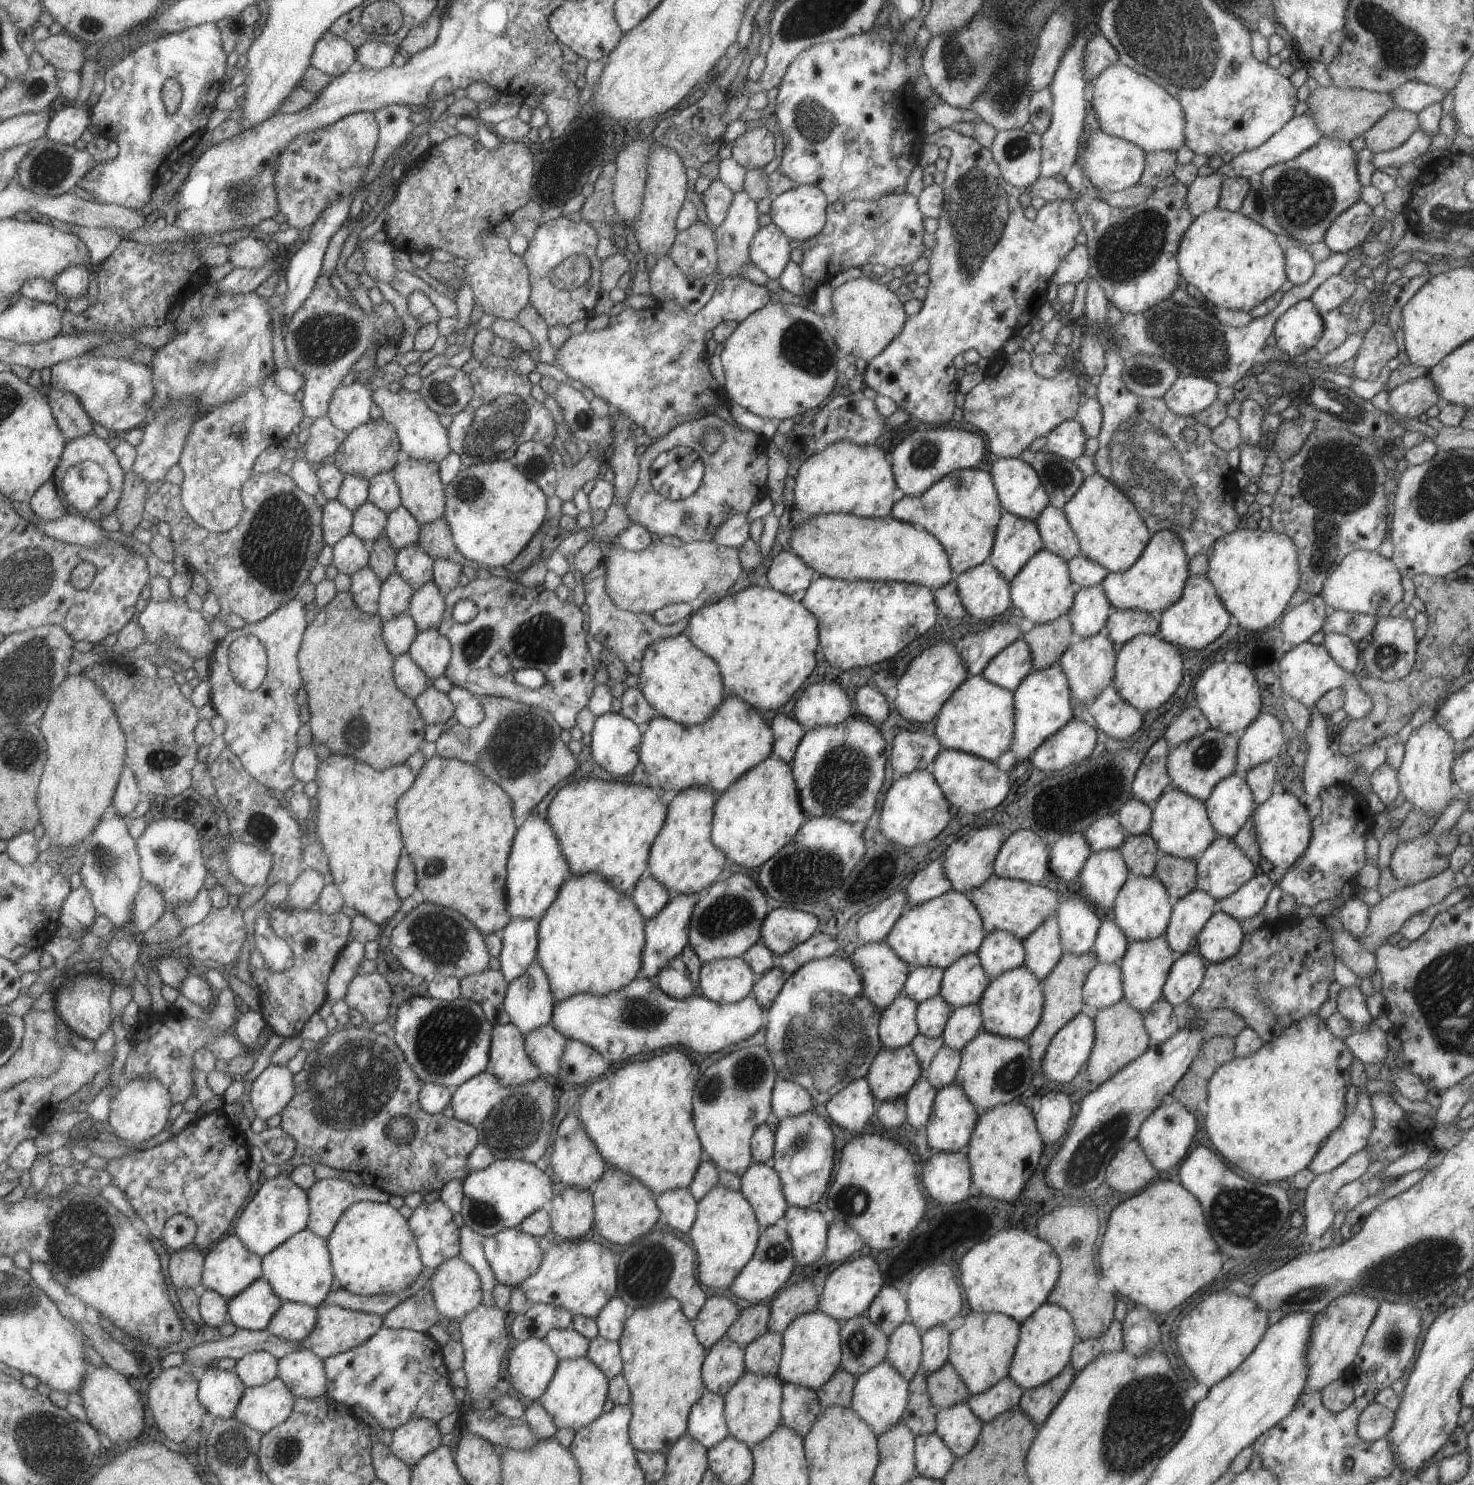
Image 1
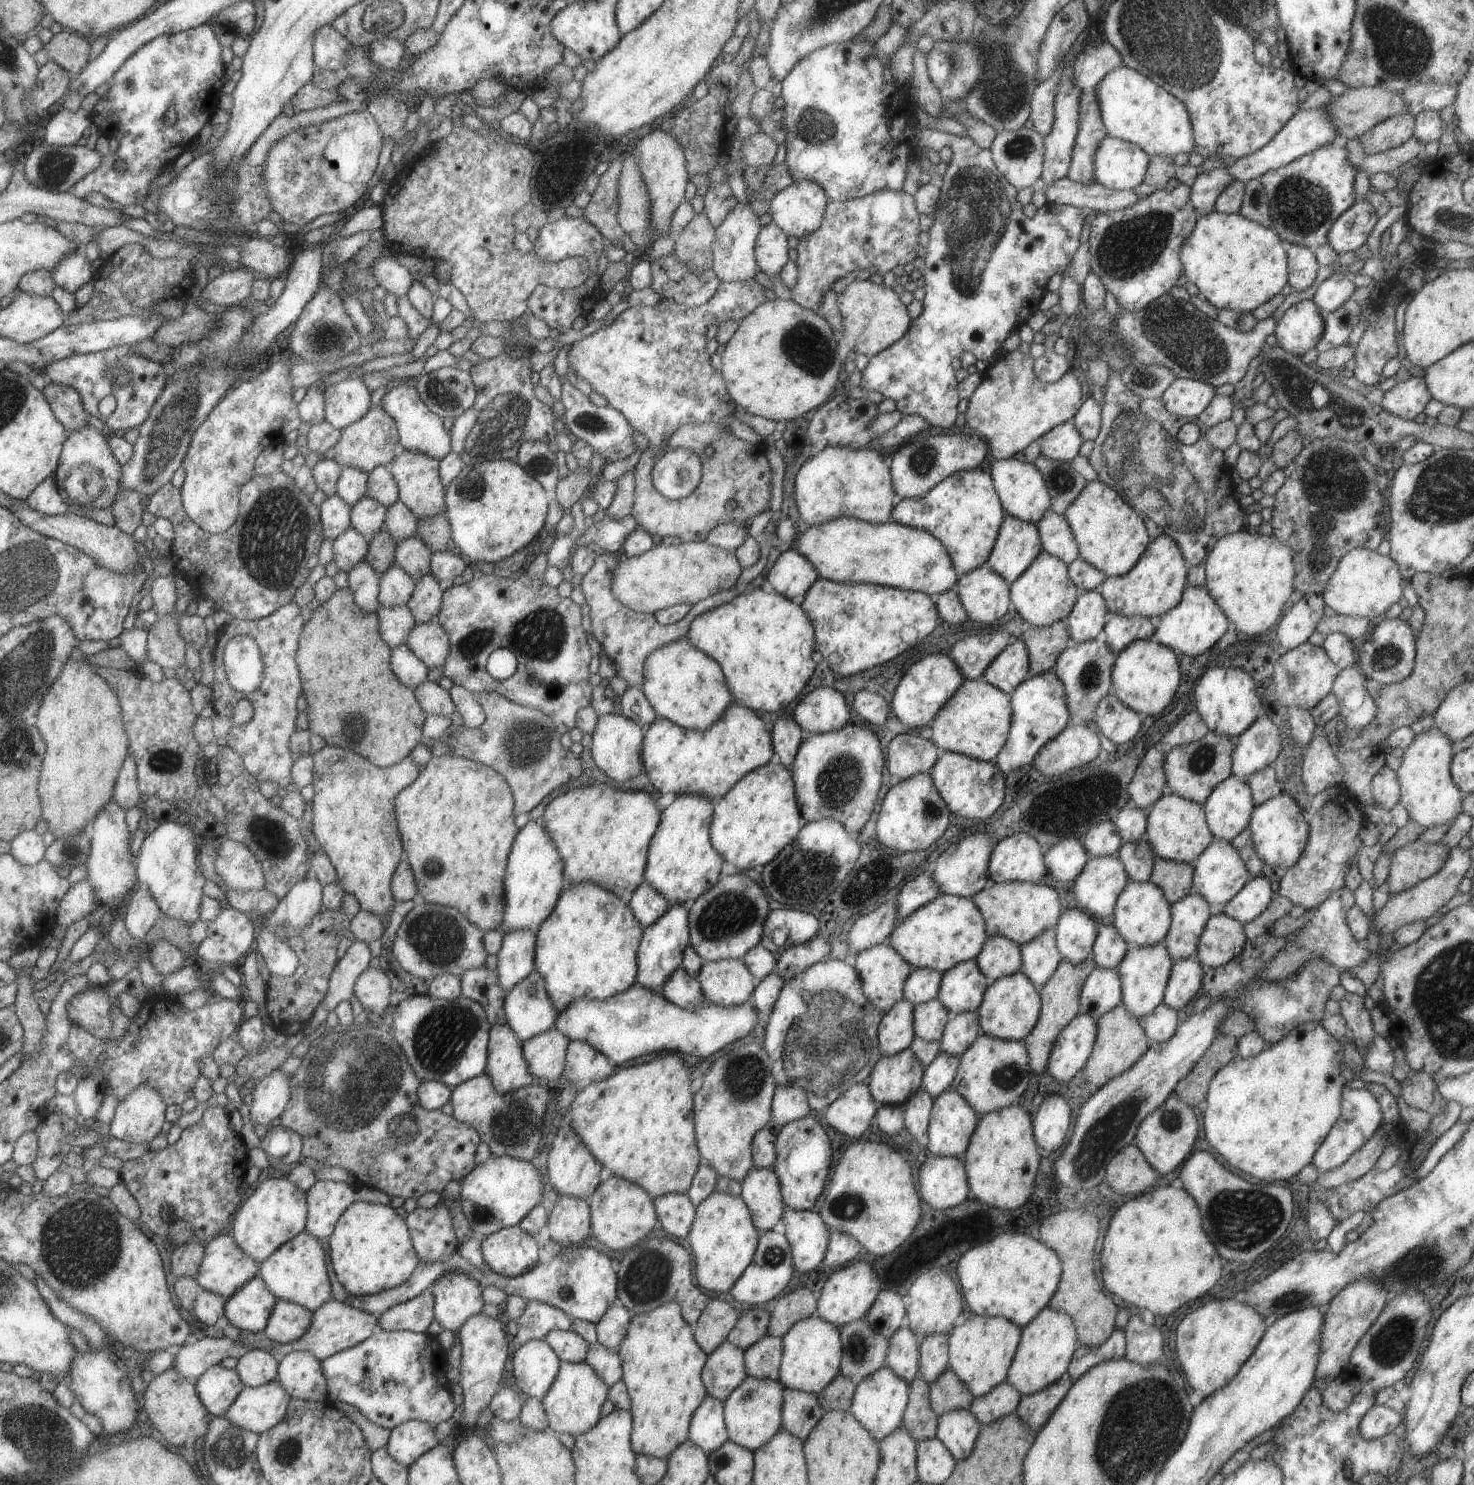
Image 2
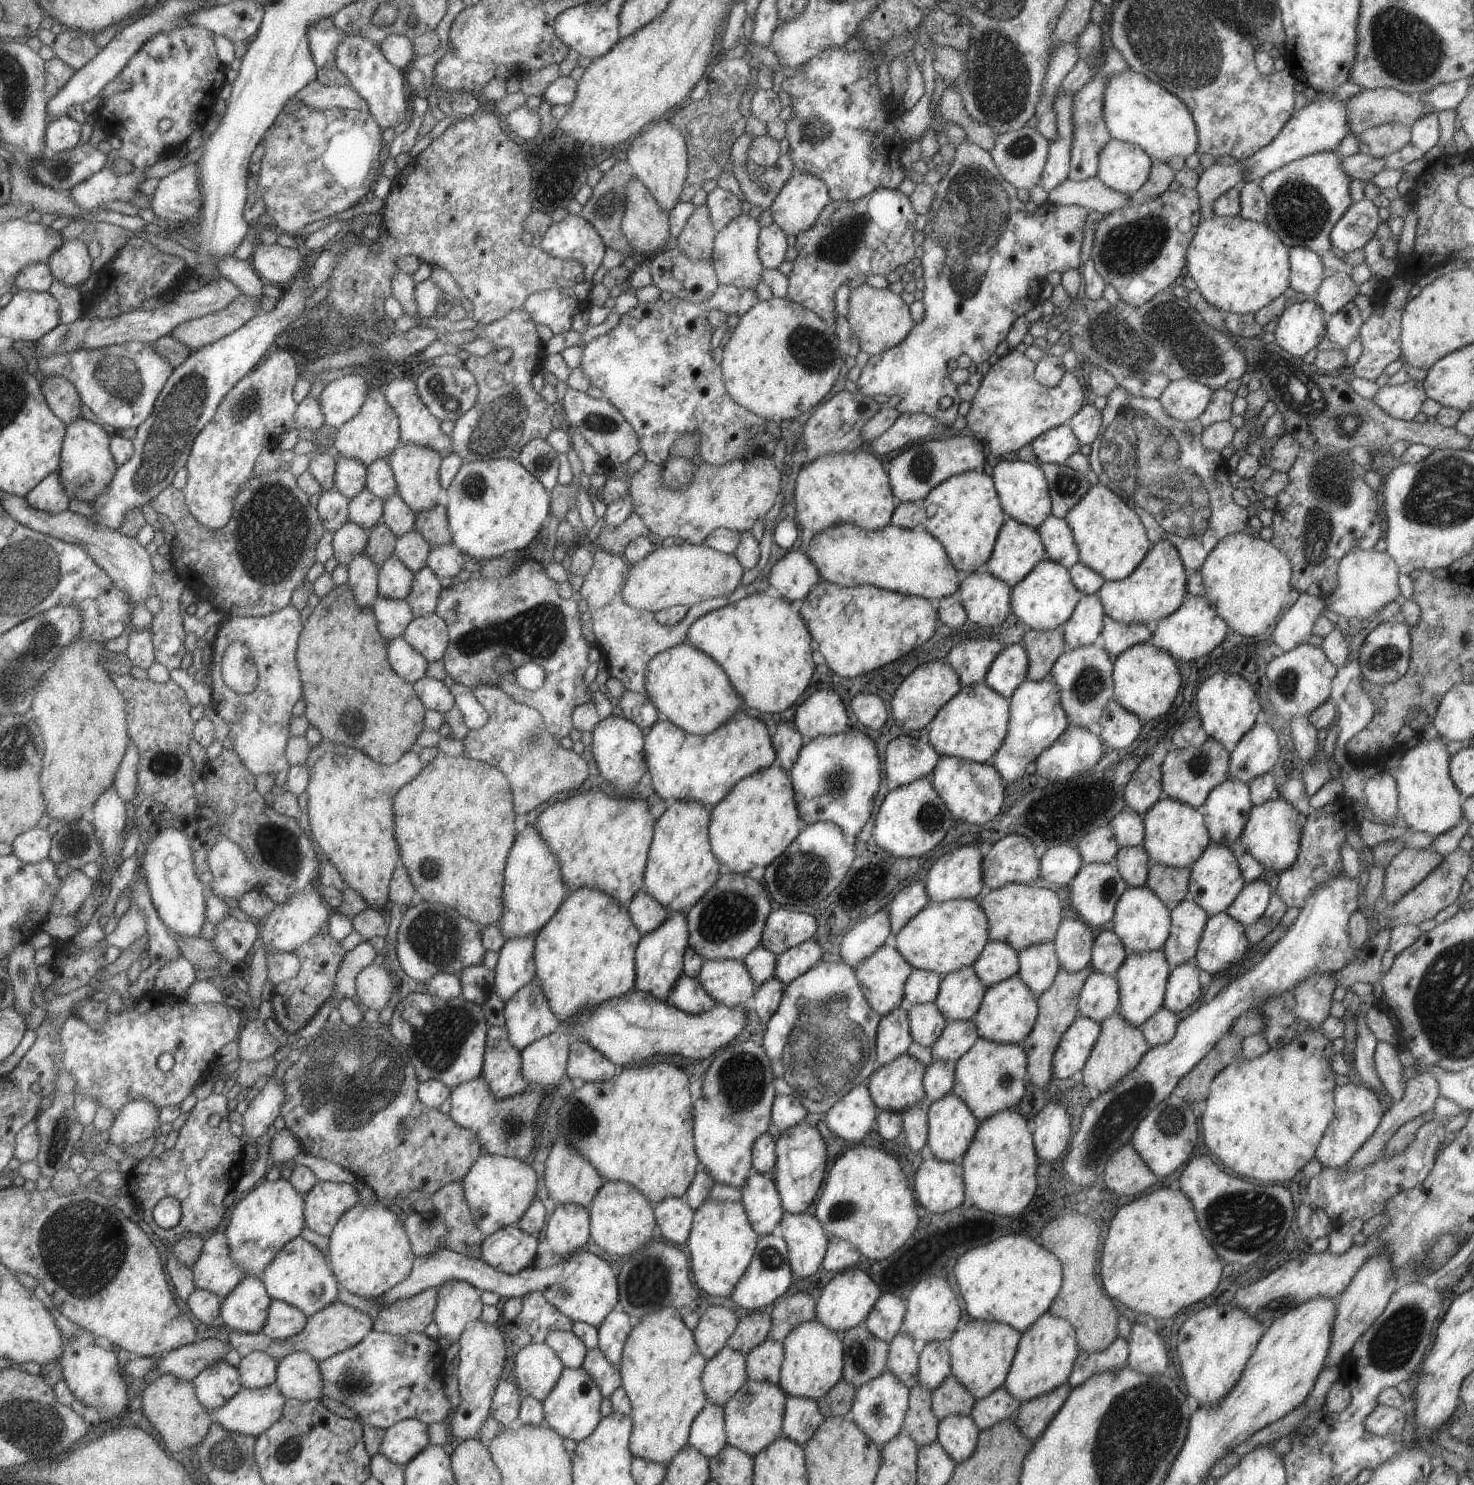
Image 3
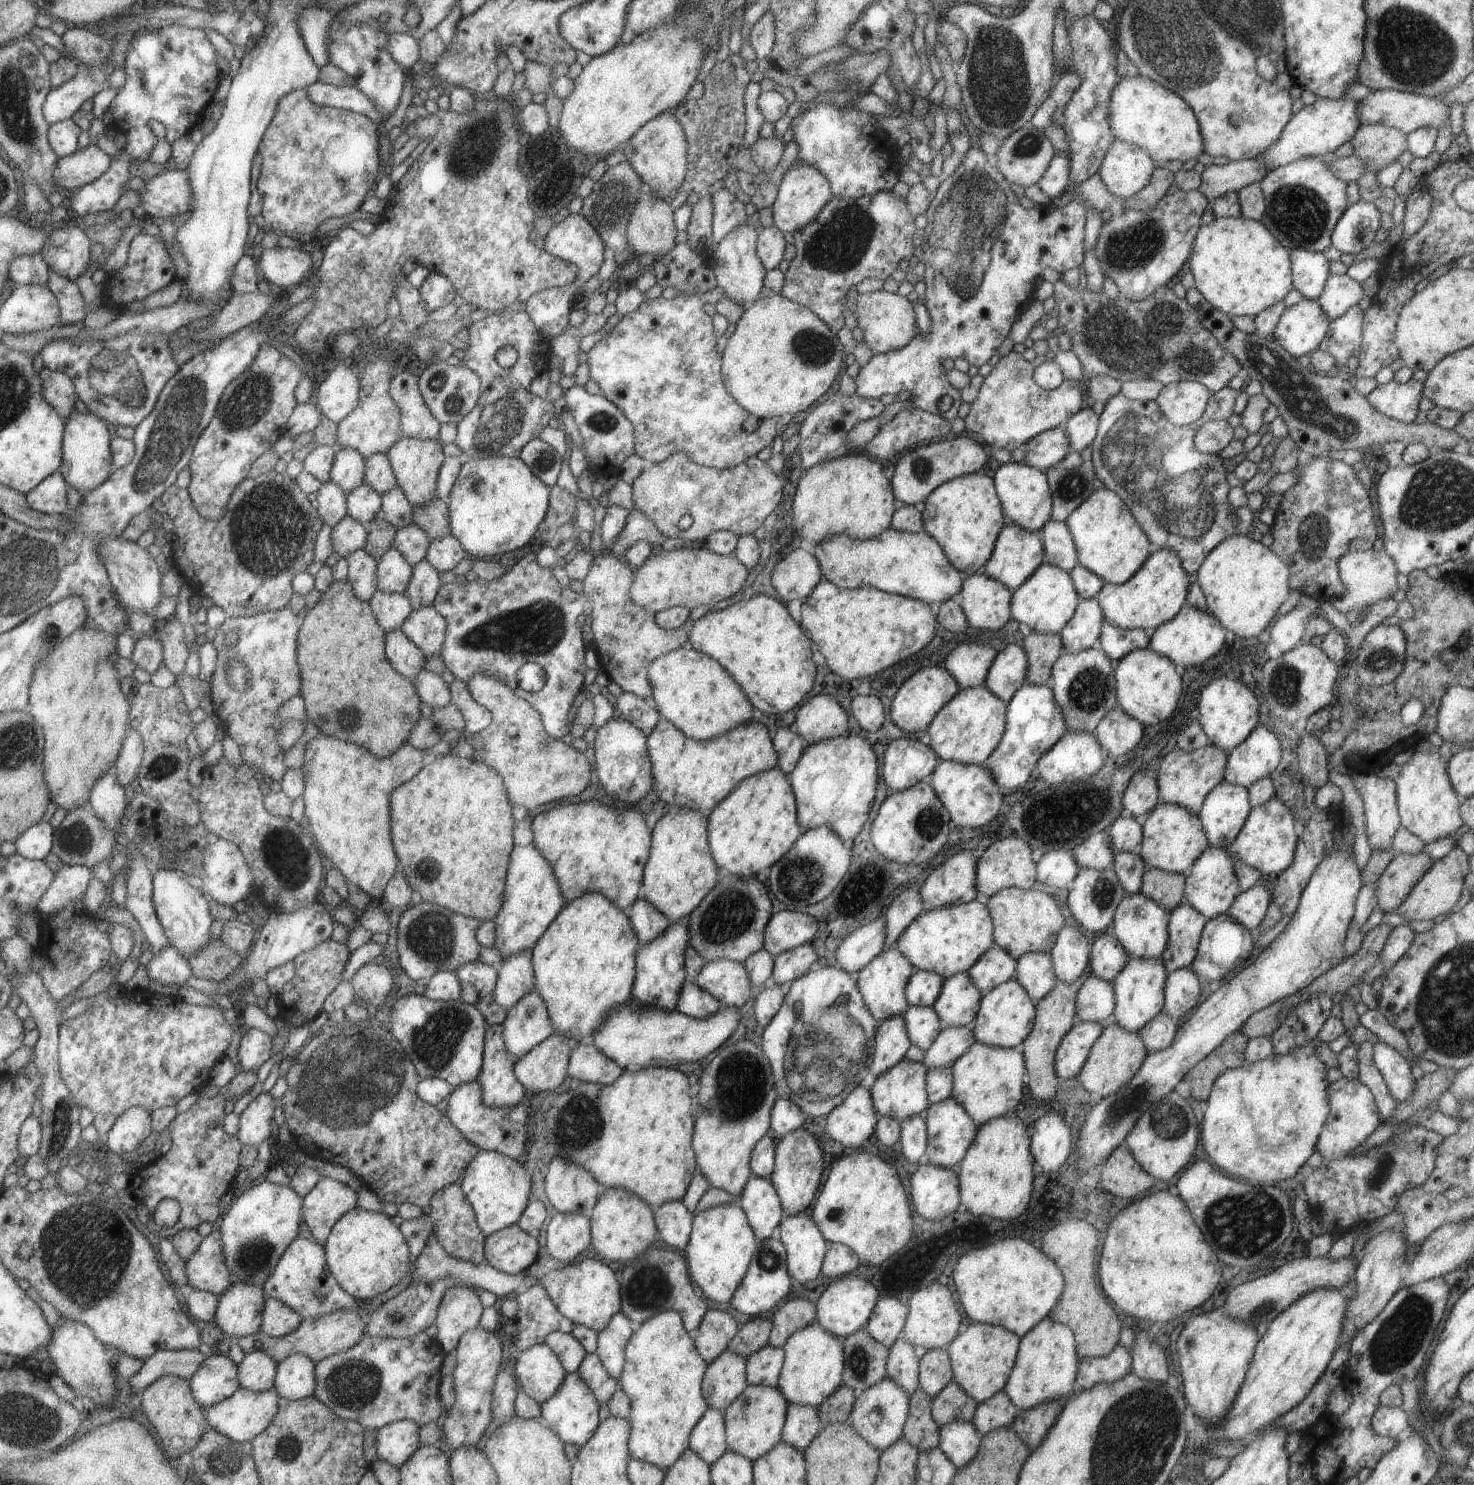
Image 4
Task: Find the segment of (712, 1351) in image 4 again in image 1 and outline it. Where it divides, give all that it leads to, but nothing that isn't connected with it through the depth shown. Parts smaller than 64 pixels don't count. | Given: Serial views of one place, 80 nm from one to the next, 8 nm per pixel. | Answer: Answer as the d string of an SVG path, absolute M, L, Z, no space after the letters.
M709 1296L691 1322L695 1338L707 1350L726 1334L726 1330L737 1320L739 1313L735 1304L725 1296Z

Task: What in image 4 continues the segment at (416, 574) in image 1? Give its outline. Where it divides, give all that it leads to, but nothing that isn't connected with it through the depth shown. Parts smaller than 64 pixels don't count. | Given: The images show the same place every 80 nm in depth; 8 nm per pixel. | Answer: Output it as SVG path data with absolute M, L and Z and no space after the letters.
M411 524L396 530L392 546L400 552L409 566L415 566L426 557L428 536L417 525Z

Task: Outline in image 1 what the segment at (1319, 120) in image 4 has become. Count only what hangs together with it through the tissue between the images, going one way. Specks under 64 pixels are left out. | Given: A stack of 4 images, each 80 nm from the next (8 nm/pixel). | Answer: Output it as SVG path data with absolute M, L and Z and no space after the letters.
M1302 113L1299 116L1291 117L1277 132L1274 132L1262 145L1251 150L1235 155L1229 162L1222 162L1217 169L1221 177L1243 177L1250 179L1252 176L1259 176L1268 166L1285 162L1306 148L1313 146L1322 137L1321 131L1317 130L1316 124L1309 114Z

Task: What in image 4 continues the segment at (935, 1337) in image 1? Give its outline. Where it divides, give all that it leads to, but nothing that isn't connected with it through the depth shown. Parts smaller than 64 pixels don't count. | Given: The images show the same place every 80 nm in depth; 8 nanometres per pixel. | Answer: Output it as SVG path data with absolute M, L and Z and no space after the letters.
M932 1348L918 1360L918 1387L931 1398L952 1379L950 1358L945 1348Z

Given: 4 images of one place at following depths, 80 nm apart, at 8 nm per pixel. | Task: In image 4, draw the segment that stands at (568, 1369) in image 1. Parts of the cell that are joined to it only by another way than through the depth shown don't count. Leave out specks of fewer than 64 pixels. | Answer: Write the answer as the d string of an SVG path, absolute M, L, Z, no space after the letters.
M577 1371L565 1373L557 1390L540 1404L540 1420L564 1443L575 1444L575 1446L580 1447L591 1438L593 1431L600 1422L597 1415L599 1405L592 1390Z

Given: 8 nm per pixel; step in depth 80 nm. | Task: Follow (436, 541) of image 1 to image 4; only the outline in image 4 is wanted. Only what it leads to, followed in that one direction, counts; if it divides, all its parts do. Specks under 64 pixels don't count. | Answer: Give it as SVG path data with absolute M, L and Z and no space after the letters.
M435 498L424 505L413 505L412 523L425 532L429 541L449 535L447 503Z

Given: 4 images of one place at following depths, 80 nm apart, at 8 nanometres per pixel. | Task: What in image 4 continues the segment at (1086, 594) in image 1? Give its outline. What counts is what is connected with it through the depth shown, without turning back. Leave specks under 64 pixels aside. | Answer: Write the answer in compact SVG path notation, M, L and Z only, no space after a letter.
M1093 596L1078 599L1073 616L1056 632L1061 637L1063 652L1075 654L1089 649L1100 633L1104 616Z

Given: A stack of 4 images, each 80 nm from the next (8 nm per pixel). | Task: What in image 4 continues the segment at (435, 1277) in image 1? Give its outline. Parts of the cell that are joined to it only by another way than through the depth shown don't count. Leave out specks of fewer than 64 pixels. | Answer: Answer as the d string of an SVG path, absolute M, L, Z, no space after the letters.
M453 1285L443 1291L434 1325L438 1330L435 1339L445 1353L456 1348L459 1338L466 1330L473 1330L473 1327L478 1325L479 1316L481 1316L481 1310L483 1310L481 1301L477 1296L480 1291L479 1288L472 1289L467 1285Z

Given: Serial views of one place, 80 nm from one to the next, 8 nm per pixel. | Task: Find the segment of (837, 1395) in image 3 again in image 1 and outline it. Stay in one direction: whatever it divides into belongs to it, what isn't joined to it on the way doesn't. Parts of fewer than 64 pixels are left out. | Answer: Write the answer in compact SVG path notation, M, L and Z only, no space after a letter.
M841 1366L815 1392L822 1408L840 1406L850 1408L853 1385L856 1377Z

